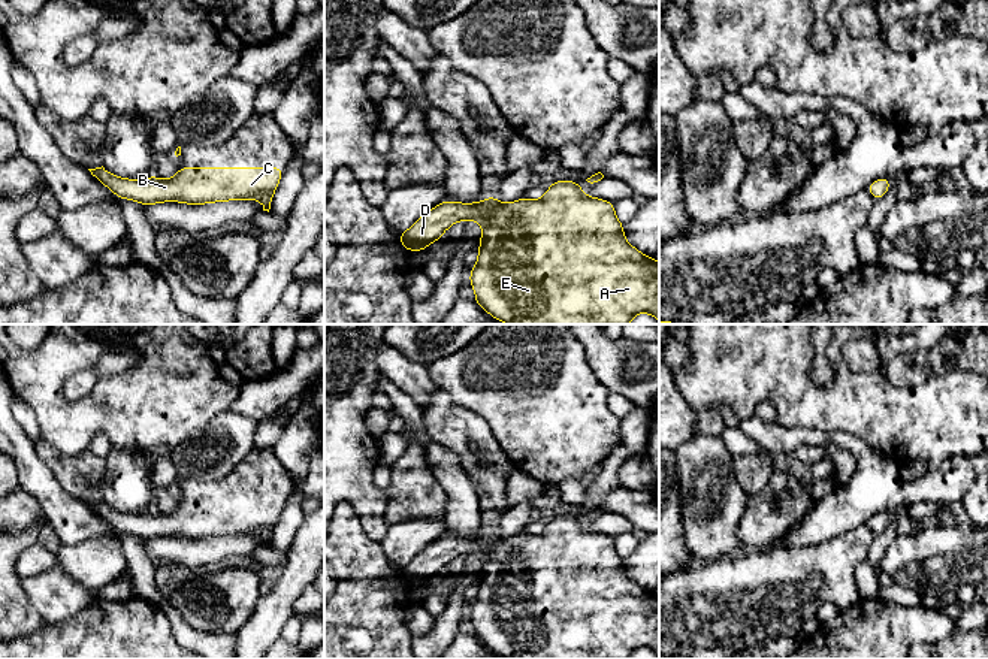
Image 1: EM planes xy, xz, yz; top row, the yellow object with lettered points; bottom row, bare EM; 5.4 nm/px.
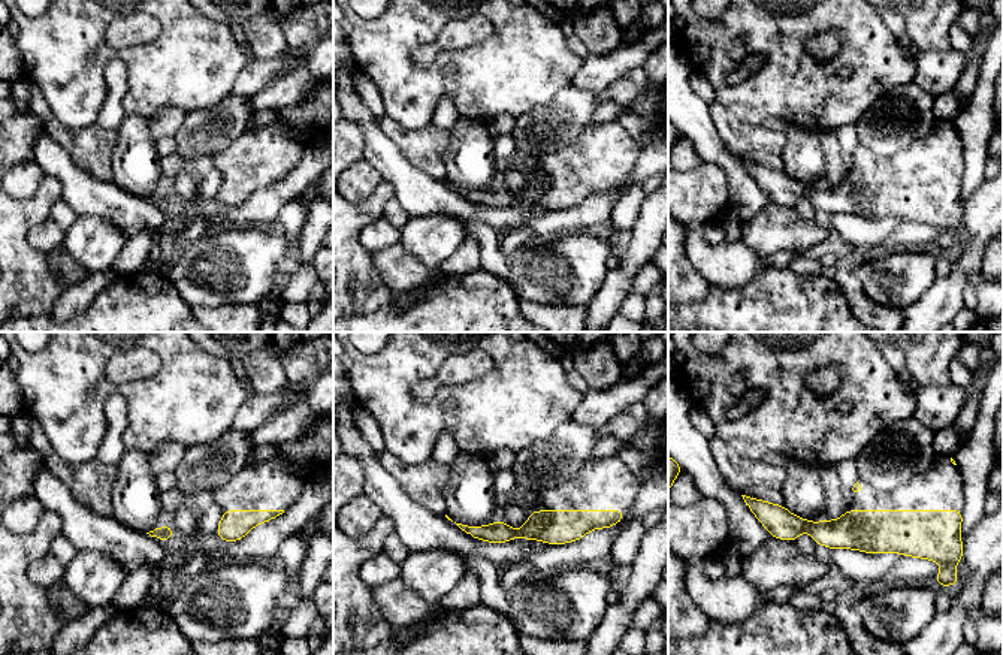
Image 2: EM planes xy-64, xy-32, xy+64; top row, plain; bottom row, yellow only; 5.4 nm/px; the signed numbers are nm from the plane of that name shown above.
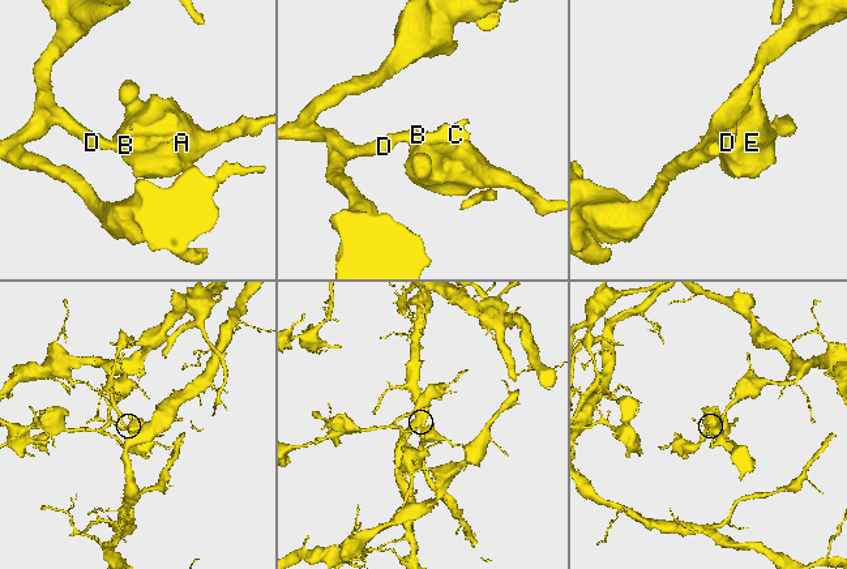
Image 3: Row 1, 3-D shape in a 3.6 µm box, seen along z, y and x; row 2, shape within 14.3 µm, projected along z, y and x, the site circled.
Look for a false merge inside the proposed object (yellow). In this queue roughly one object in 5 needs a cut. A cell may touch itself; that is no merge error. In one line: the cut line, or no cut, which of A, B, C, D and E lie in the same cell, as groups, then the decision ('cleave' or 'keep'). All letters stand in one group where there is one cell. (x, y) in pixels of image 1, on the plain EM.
no cut; A B C D E; keep

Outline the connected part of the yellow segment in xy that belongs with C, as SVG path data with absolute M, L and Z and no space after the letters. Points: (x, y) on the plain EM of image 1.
M103 501L88 504L91 510L115 527L121 535L132 533L139 539L157 539L160 536L181 536L188 539L203 539L226 535L254 533L263 539L263 545L271 544L272 530L285 507L284 502L181 502L170 514L149 511L143 514L124 514L109 508Z

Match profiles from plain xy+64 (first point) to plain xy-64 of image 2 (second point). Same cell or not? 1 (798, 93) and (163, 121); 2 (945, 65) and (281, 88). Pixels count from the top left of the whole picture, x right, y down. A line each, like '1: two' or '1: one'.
1: two
2: two

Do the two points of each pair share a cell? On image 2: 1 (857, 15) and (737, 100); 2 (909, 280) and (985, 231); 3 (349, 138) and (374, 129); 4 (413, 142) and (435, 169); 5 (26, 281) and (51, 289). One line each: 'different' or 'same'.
1: same
2: different
3: different
4: same
5: same

